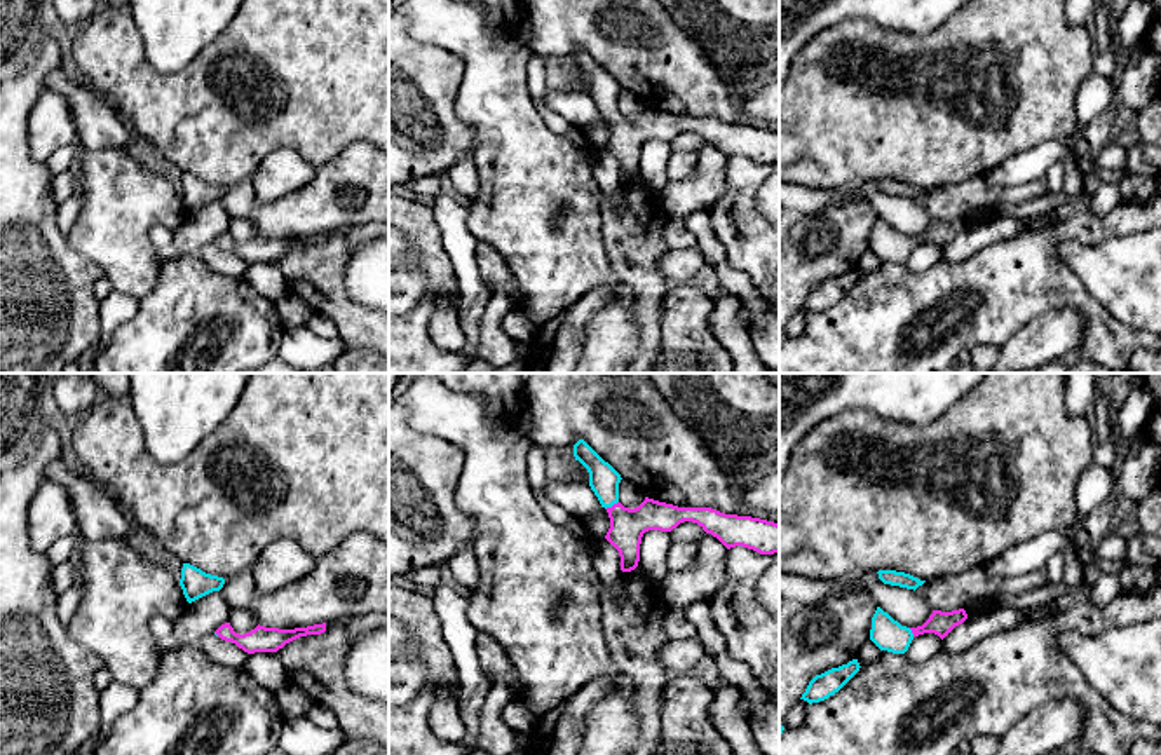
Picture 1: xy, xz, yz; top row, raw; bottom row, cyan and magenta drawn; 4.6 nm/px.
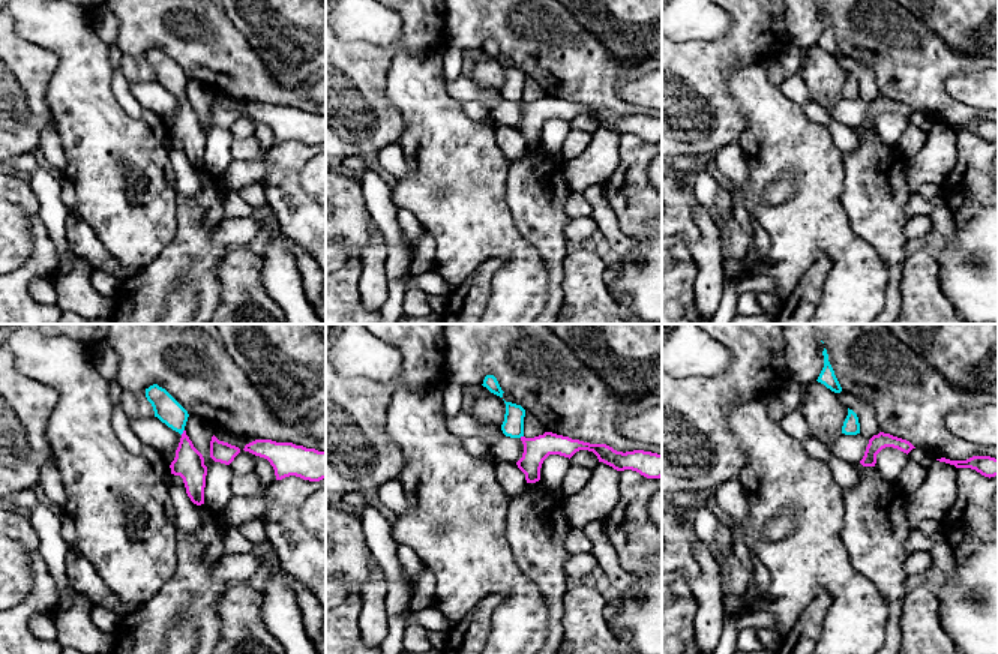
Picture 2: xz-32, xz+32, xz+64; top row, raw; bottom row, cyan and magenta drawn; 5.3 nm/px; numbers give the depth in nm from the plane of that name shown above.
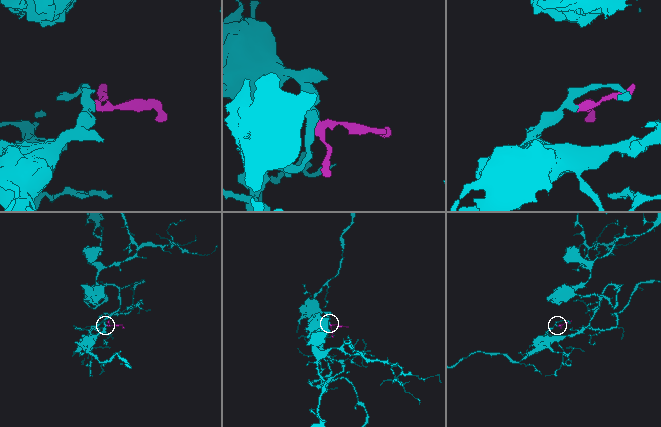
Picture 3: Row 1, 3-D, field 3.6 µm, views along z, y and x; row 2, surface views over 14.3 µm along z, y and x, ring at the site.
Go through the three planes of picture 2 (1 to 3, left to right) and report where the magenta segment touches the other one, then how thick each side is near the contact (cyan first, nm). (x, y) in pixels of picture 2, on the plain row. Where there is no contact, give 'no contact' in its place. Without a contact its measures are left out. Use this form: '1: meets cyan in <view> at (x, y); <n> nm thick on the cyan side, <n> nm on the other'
1: meets cyan in xz-32 at (182, 96); 140 nm thick on the cyan side, 160 nm on the other
2: meets cyan in xz+32 at (521, 99); 120 nm thick on the cyan side, 140 nm on the other
3: no contact

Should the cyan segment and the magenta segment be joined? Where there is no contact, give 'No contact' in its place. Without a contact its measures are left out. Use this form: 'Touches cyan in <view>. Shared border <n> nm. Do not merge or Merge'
Touches cyan in xz. Shared border 70 nm. Merge

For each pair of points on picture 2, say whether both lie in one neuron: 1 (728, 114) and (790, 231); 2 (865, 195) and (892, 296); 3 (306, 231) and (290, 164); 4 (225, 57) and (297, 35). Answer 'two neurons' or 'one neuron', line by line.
1: two neurons
2: one neuron
3: one neuron
4: two neurons

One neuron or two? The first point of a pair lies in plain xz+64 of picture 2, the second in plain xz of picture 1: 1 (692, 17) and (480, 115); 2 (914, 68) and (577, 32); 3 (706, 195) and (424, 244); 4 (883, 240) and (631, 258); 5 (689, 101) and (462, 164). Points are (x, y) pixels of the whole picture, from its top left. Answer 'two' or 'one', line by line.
1: one
2: one
3: two
4: one
5: two

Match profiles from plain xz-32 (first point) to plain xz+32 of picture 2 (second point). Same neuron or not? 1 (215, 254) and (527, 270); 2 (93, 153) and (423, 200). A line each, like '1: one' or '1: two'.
1: two
2: one

